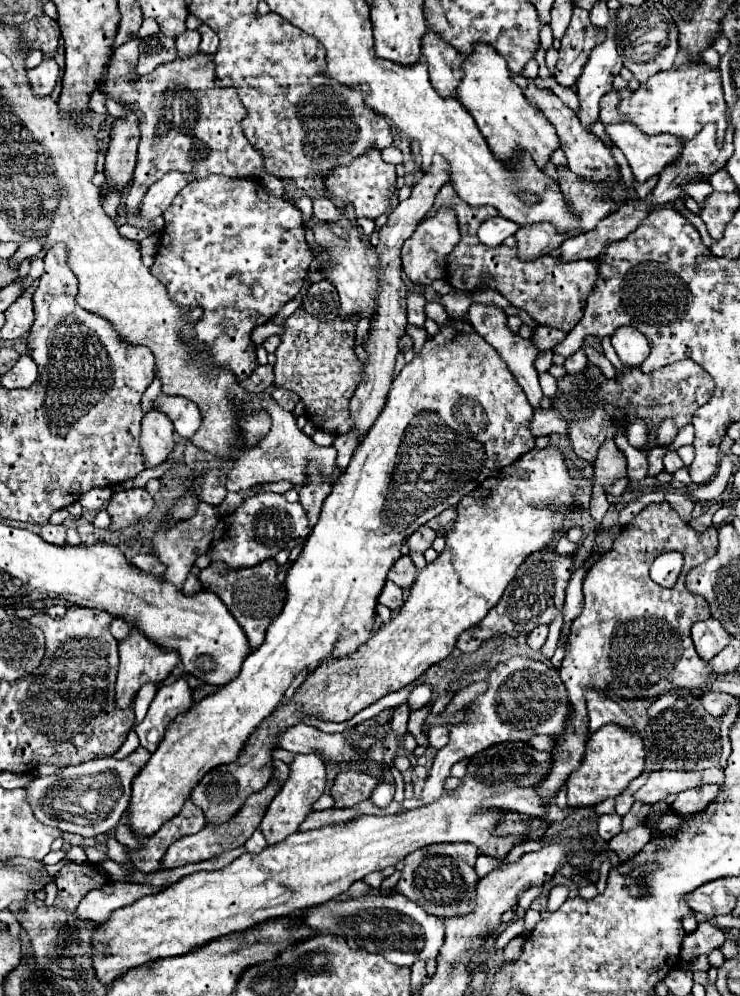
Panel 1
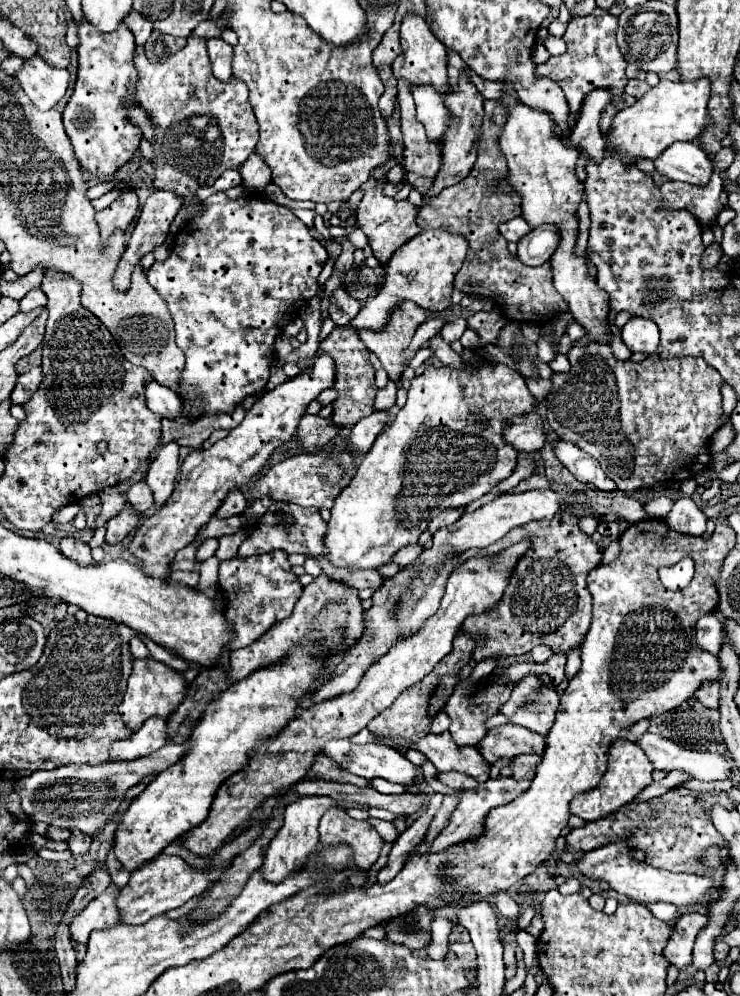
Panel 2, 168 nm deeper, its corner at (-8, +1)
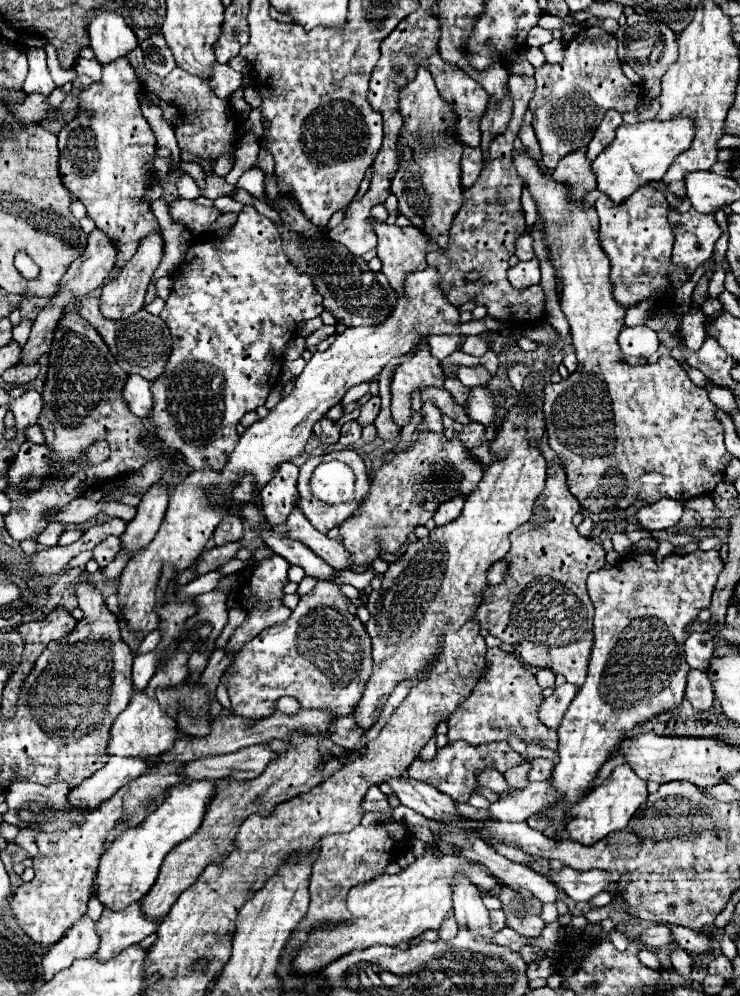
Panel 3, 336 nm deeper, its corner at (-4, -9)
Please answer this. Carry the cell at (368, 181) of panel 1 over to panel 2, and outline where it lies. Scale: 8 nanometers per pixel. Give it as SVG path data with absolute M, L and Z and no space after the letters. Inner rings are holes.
M369 178L361 186L365 190L365 196L357 208L357 222L361 224L361 230L365 232L365 236L369 238L373 256L381 262L381 266L387 266L387 262L391 260L391 254L395 254L395 250L399 250L405 242L415 238L417 234L421 234L421 228L415 222L417 208L413 204L409 204L407 200L395 202L393 198L383 196L383 192L381 192L383 186L385 186L385 182L377 182L373 178Z

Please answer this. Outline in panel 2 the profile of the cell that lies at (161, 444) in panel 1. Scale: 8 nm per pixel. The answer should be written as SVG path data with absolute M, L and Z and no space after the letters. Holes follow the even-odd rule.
M177 444L161 446L157 458L151 462L151 468L145 480L153 492L155 508L161 508L171 496L175 488L177 472L179 472L179 446Z

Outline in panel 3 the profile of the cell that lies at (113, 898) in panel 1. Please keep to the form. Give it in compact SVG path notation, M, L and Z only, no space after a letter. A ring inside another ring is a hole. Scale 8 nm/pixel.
M85 914L45 954L45 958L43 958L43 970L45 970L43 976L45 976L45 980L51 980L57 972L61 972L63 968L69 968L73 964L73 960L95 954L97 948L99 948L99 934L97 934L95 922Z

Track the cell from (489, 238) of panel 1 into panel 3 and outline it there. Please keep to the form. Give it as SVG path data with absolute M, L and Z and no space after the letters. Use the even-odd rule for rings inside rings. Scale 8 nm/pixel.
M521 234L519 238L517 238L517 242L515 242L515 256L519 258L519 260L531 260L531 256L535 256L533 254L533 238L531 238L531 234Z

